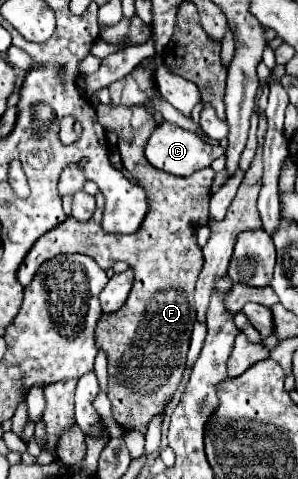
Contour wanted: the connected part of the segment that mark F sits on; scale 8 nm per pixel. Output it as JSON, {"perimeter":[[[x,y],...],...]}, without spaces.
{"perimeter":[[[132,152],[132,162],[140,162],[140,186],[148,198],[148,214],[142,220],[138,232],[129,235],[106,234],[100,228],[104,196],[96,194],[96,212],[88,222],[78,222],[72,216],[52,228],[46,236],[42,236],[36,246],[28,252],[24,264],[18,268],[18,282],[22,286],[30,284],[36,270],[50,258],[58,254],[88,254],[100,266],[112,266],[118,260],[124,260],[134,270],[134,284],[126,304],[118,312],[104,314],[96,326],[96,342],[102,352],[108,354],[108,398],[112,402],[112,412],[118,424],[126,428],[136,428],[146,432],[148,422],[154,414],[158,414],[172,398],[178,382],[184,374],[184,362],[188,352],[188,342],[192,336],[192,326],[196,320],[194,310],[194,284],[204,264],[202,248],[196,242],[196,228],[208,222],[208,200],[210,200],[210,184],[214,178],[214,170],[198,170],[194,176],[170,176],[168,172],[158,172],[146,164],[142,152]]]}

